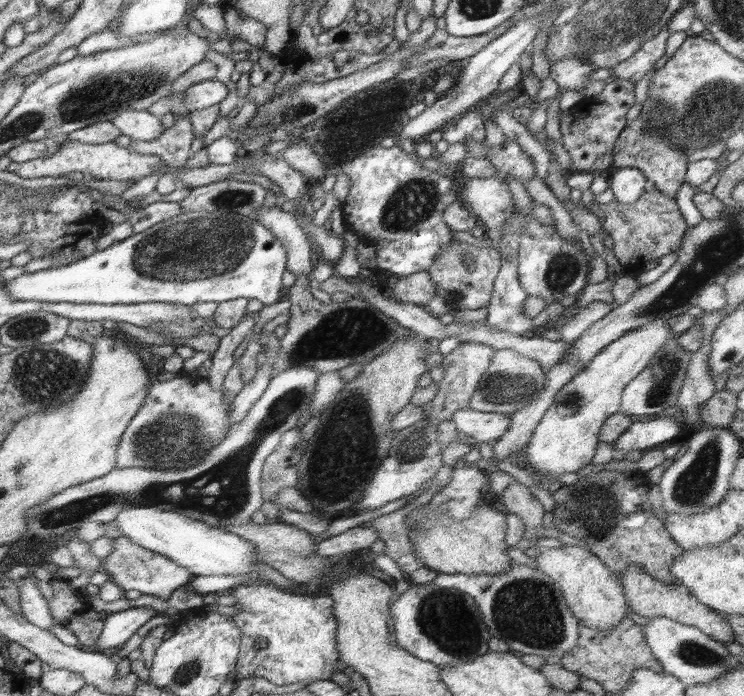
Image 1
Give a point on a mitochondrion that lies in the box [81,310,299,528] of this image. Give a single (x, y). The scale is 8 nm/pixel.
(155, 436)

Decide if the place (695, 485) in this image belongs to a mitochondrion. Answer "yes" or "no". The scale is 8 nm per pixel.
yes

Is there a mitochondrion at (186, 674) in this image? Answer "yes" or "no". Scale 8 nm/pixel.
yes

